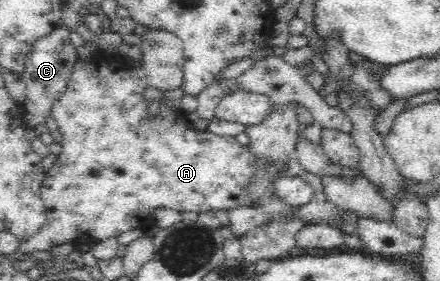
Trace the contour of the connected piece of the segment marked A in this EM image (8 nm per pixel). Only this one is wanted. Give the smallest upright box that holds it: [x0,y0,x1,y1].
[19,30,261,253]

